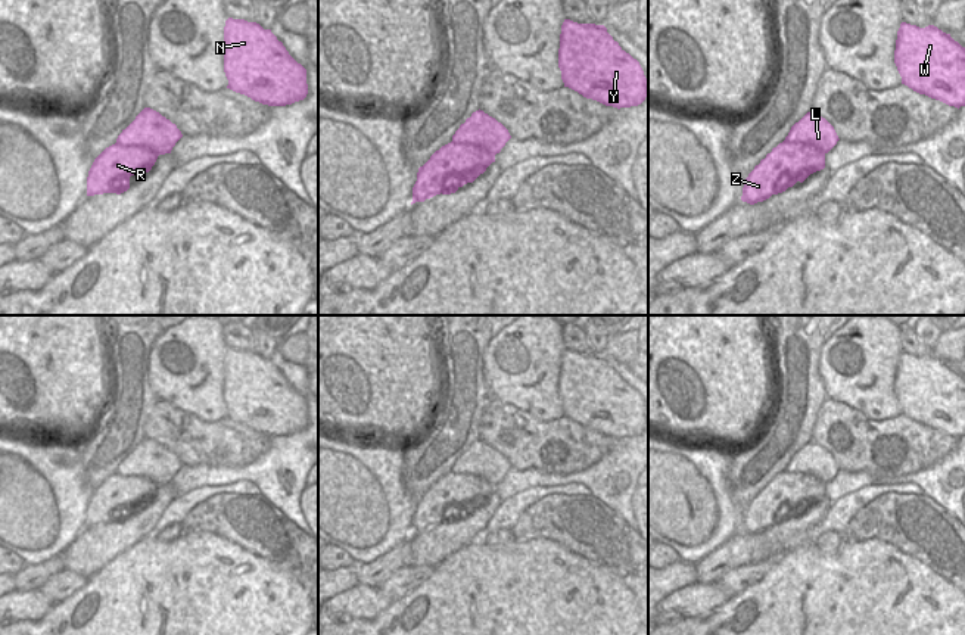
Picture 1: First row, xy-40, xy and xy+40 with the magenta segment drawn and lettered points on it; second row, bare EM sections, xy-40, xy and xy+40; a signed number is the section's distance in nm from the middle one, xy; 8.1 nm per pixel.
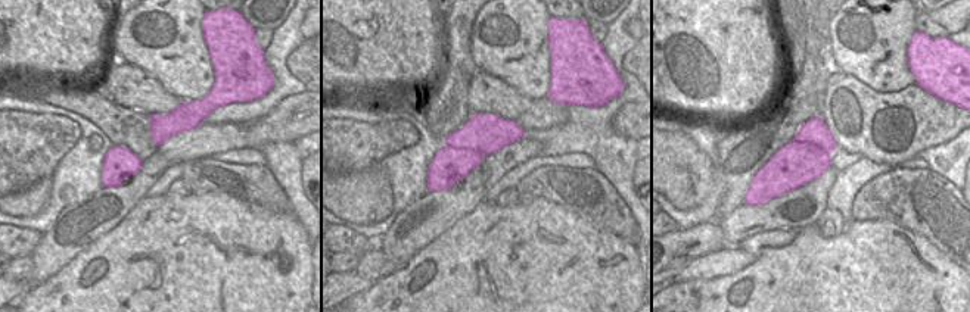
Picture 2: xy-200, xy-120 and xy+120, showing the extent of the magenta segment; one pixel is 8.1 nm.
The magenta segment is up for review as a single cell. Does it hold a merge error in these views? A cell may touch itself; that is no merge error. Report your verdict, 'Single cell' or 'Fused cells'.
Fused cells

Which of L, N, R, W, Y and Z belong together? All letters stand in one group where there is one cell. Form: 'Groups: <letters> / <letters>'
Groups: L N W Y / R Z

